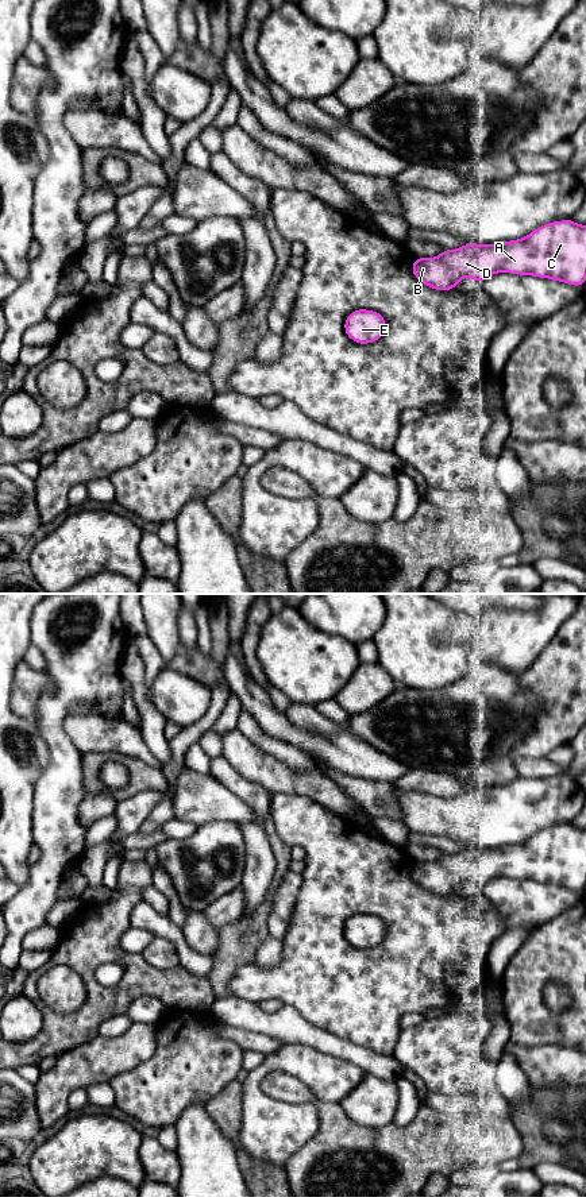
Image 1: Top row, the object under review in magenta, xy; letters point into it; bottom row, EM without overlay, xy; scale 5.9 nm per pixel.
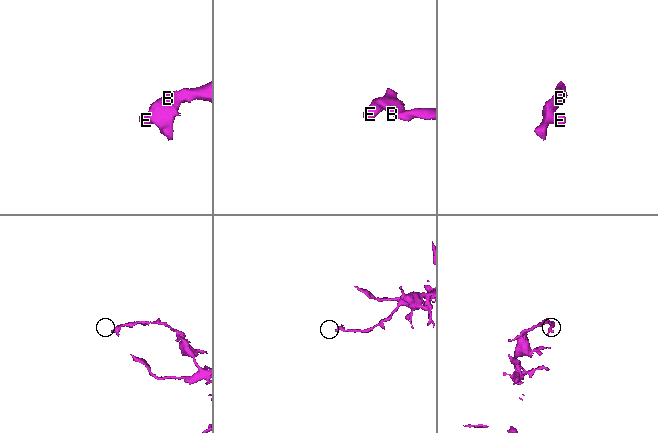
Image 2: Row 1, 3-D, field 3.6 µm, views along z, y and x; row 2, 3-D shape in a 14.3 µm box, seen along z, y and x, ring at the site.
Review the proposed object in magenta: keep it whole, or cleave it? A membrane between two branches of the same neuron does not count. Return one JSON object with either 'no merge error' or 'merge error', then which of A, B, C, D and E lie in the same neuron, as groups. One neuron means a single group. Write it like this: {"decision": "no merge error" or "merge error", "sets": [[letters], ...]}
{"decision": "no merge error", "sets": [["A", "B", "C", "D", "E"]]}

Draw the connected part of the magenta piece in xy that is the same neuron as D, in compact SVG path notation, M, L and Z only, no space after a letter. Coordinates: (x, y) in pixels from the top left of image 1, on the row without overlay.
M571 823L540 830L520 845L469 847L436 862L416 862L413 880L424 889L451 895L462 883L482 888L496 877L533 880L582 891L586 887L586 830Z

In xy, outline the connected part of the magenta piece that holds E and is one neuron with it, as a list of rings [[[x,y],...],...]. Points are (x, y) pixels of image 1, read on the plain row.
[[[356,914],[346,922],[344,937],[355,947],[374,947],[386,937],[386,926],[378,916]]]

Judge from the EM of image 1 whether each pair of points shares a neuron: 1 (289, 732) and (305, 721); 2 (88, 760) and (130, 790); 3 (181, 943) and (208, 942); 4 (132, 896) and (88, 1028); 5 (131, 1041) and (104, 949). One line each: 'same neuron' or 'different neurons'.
1: different neurons
2: same neuron
3: different neurons
4: same neuron
5: different neurons

